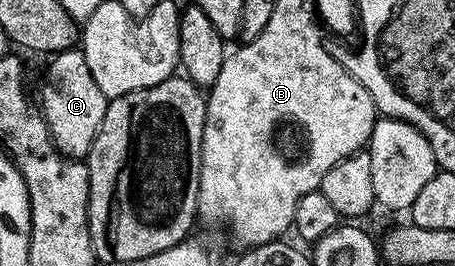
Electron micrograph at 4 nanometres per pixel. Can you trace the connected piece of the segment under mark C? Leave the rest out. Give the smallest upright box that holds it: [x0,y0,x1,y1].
[43,48,109,155]

